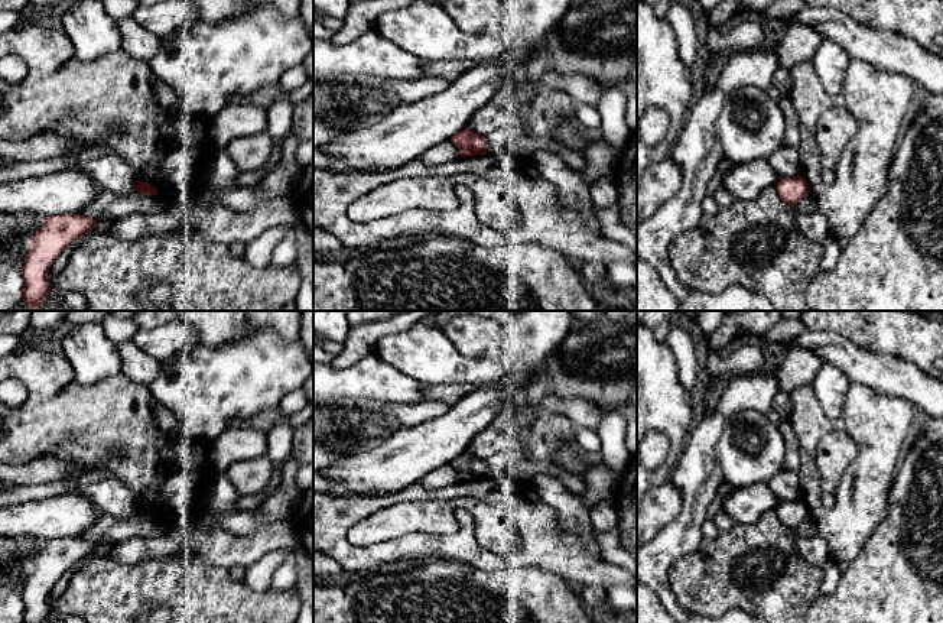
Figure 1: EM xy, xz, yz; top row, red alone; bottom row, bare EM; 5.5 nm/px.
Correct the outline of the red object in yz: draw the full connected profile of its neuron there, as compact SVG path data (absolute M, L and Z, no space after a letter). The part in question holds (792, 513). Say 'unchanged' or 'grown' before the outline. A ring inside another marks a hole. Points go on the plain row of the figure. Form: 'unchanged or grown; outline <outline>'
unchanged; outline M804 500L780 502L775 509L780 522L788 529L794 530L807 516L809 507Z

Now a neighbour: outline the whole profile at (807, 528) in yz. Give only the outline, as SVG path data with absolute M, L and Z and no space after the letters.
M807 516L794 530L797 538L817 535L817 526L812 516Z

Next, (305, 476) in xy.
M313 463L302 465L296 474L296 487L299 494L305 493L313 484Z

